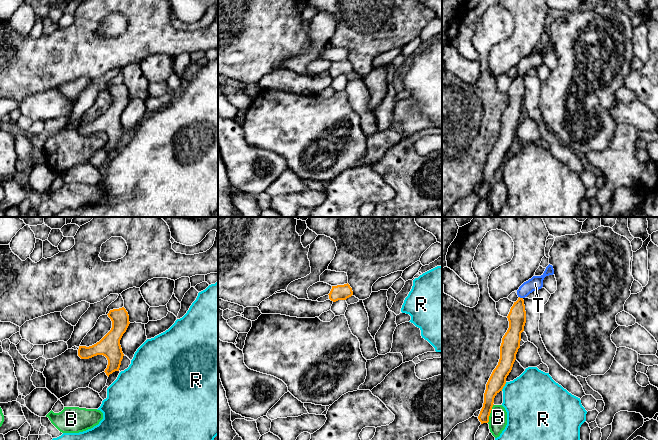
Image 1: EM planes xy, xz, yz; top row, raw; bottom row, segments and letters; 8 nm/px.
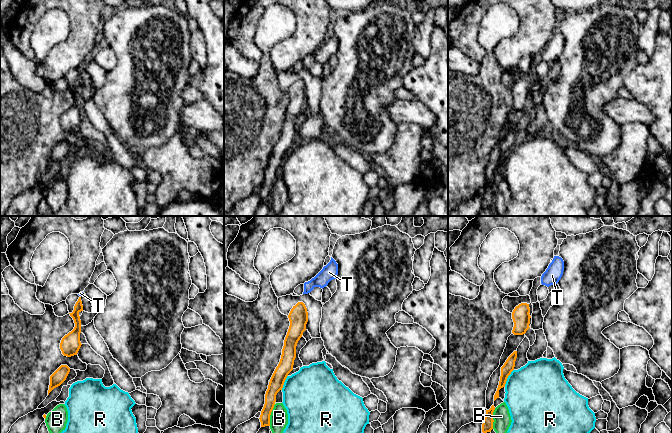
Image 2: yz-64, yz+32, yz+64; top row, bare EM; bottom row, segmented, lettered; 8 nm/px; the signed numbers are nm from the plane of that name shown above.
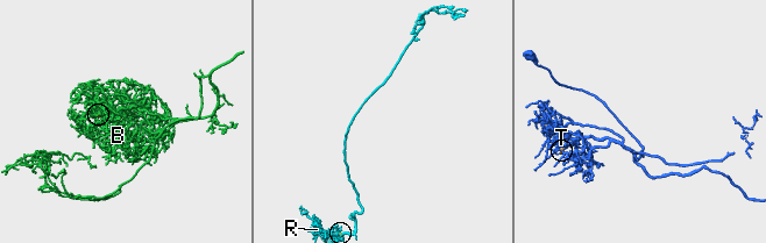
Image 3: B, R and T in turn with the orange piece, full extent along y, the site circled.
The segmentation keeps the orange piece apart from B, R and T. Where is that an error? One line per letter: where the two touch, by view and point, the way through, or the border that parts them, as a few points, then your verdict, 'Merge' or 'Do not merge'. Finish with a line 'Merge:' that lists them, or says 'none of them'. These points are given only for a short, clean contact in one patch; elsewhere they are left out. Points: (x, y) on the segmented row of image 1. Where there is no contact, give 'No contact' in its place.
B: Touches orange at yz (490, 412). Boundary: yz (493, 404), (487, 422). Do not merge
R: Touches orange at yz (504, 385). Boundary: yz (506, 382), (501, 390). Do not merge
T: Touches orange at yz (521, 298). Path across: yz (517, 316), (521, 298), (535, 283). Merge
Merge: T

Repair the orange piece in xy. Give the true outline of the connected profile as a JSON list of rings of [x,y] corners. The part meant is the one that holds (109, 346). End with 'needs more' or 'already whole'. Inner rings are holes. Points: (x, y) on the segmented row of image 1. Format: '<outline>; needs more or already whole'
[[[124,307],[110,310],[107,315],[112,321],[111,330],[96,344],[89,347],[79,346],[78,356],[81,359],[89,359],[97,355],[105,356],[108,365],[104,372],[109,377],[113,372],[119,371],[124,356],[120,340],[130,322],[128,312]]]; already whole

